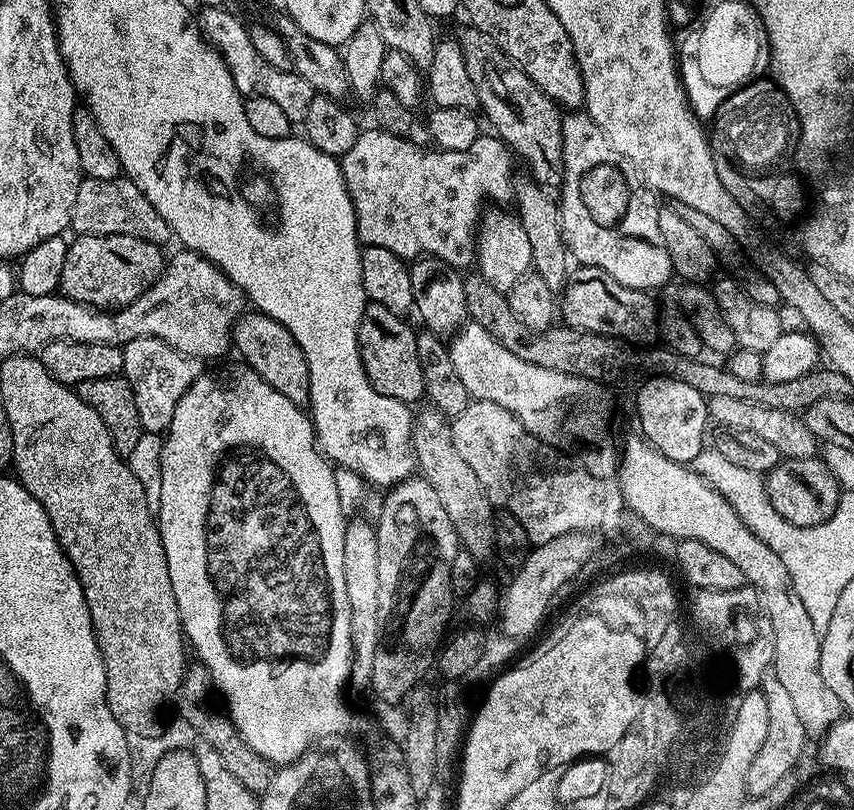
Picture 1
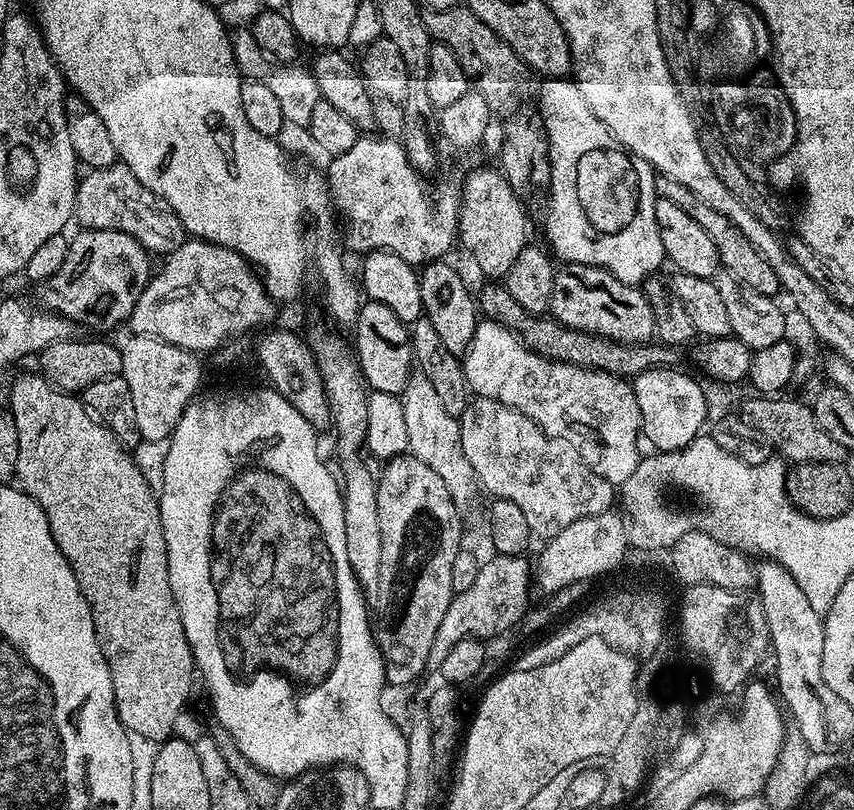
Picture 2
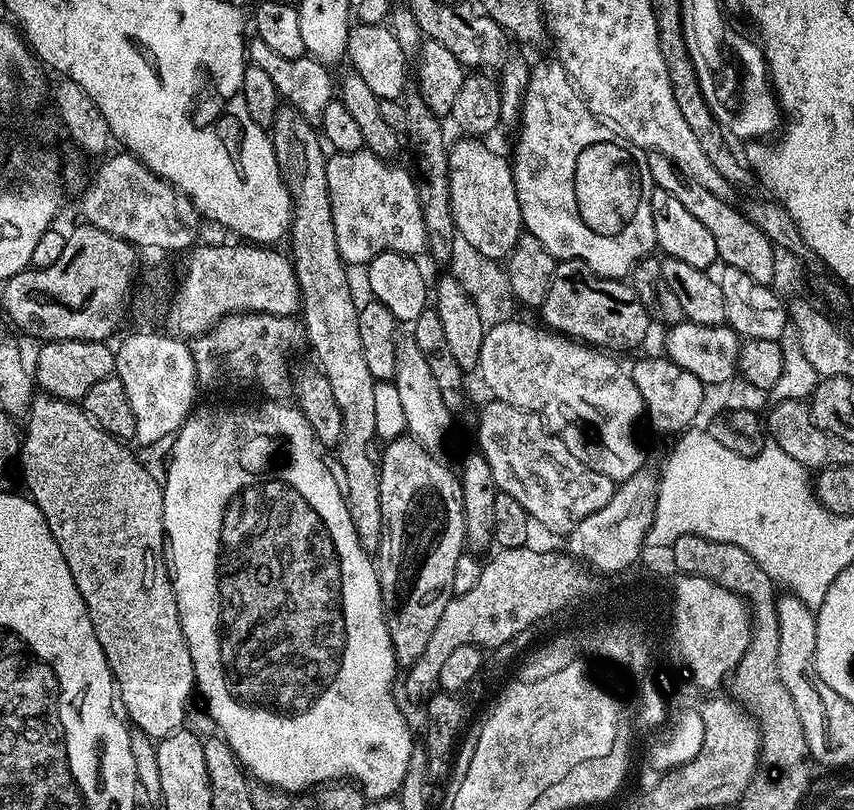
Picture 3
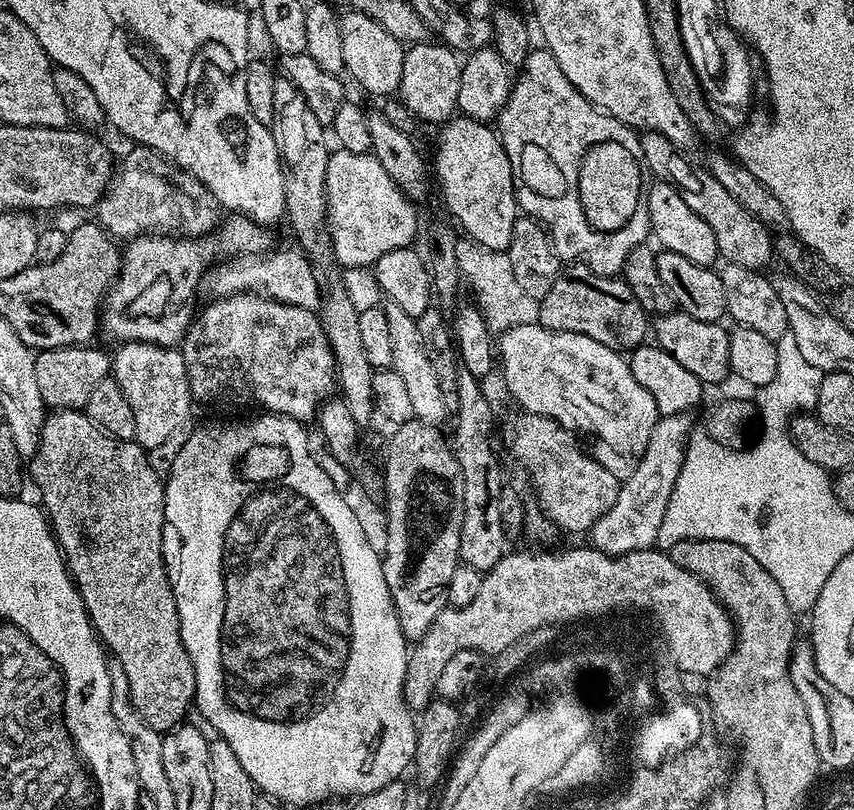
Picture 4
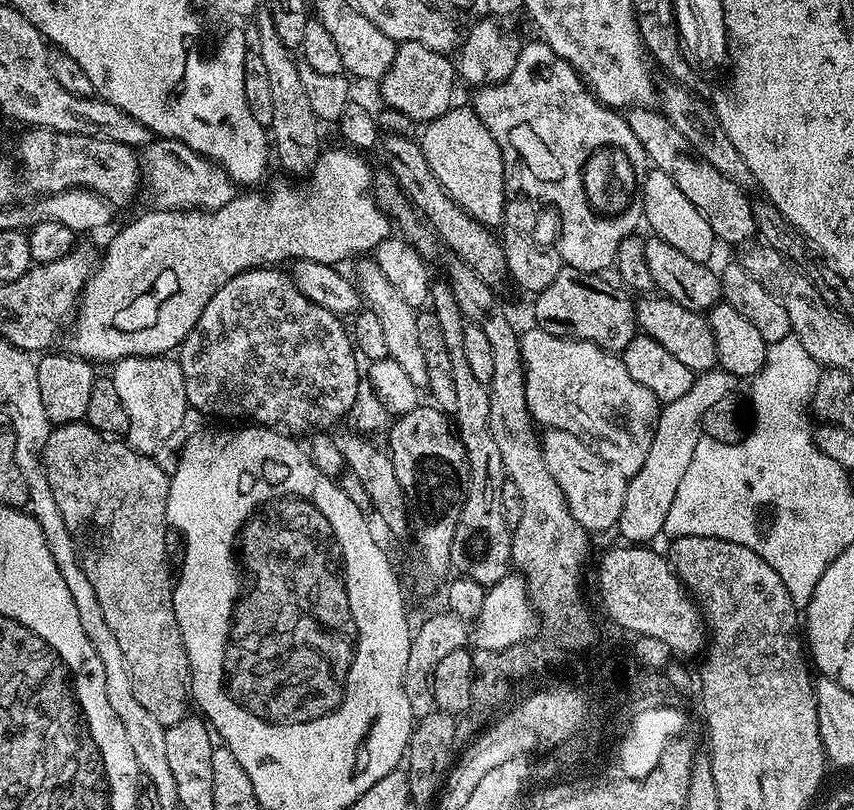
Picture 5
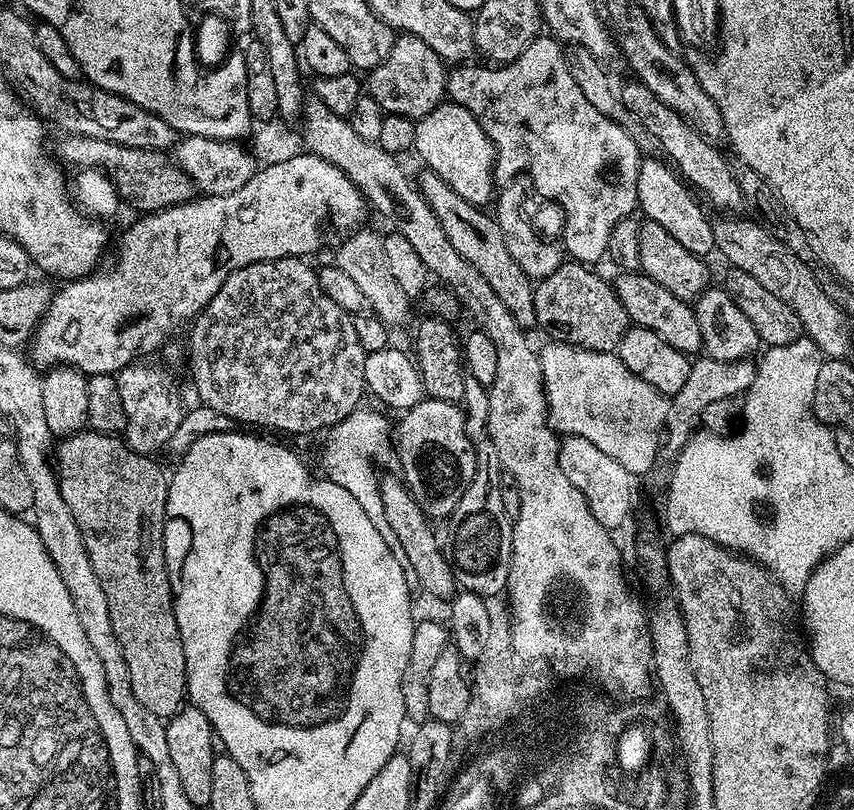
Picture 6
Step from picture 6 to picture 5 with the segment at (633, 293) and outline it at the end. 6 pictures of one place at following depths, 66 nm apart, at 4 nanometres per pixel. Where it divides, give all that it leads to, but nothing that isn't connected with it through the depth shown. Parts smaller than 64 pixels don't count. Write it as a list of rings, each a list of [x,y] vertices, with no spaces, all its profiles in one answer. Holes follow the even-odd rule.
[[[648,294],[635,301],[636,323],[643,335],[654,338],[658,346],[666,346],[682,366],[693,372],[710,372],[717,367],[718,346],[714,346],[714,334],[708,325],[707,315],[703,312],[686,310],[686,306],[678,306],[670,297],[663,294]]]

